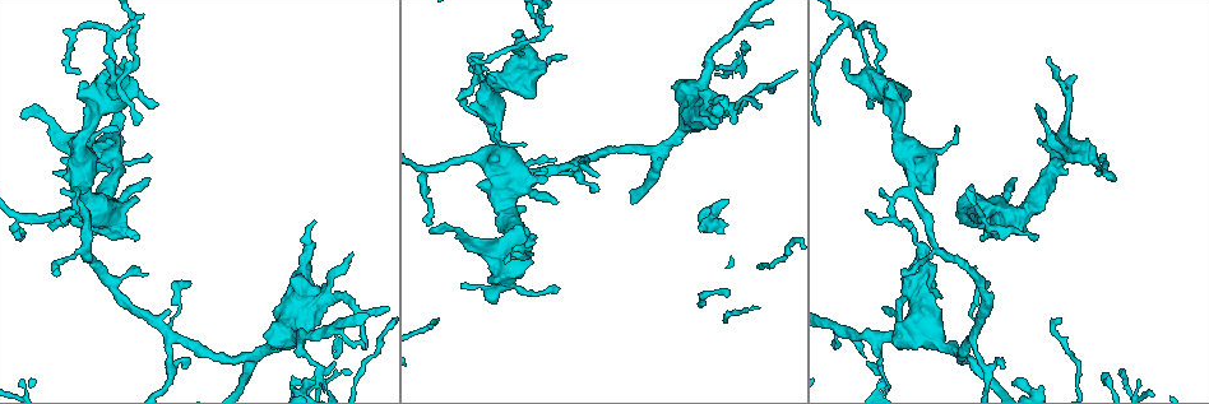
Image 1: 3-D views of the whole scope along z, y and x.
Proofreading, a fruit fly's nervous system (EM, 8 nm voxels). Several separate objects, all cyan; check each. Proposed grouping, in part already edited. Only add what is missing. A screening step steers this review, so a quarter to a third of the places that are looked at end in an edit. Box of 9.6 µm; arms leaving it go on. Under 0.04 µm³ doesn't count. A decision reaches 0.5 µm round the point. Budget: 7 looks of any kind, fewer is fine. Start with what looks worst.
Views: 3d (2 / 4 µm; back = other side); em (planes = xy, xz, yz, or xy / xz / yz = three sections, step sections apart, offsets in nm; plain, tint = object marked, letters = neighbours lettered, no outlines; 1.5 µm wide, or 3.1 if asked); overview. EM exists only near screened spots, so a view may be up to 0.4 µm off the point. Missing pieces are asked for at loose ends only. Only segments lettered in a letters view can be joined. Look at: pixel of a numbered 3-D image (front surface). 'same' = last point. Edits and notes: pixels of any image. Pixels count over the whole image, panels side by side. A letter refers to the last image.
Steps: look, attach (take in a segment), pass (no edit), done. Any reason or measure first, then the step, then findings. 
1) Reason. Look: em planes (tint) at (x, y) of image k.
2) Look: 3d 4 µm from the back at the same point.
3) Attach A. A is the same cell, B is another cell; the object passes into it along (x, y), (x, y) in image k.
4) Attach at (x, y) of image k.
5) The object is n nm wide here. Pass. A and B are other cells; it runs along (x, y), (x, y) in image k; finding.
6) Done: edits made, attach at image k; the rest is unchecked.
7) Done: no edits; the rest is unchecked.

Branch stops here. Look: em planes (letters) at (980, 238) of image 1.

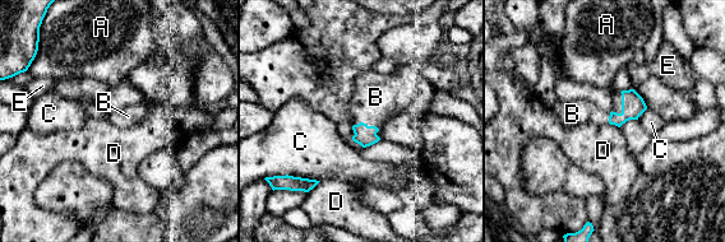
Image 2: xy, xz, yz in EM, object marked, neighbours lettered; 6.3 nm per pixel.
The longest contact is with C, 190 nm. Attach at (375, 97) of image 2. B is the same cell, A, C, D and E are other cells; the object passes into it along (365, 135), (365, 124), (375, 97) in image 2; it goes on there.

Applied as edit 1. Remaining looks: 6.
See it whole again. Look: overview.

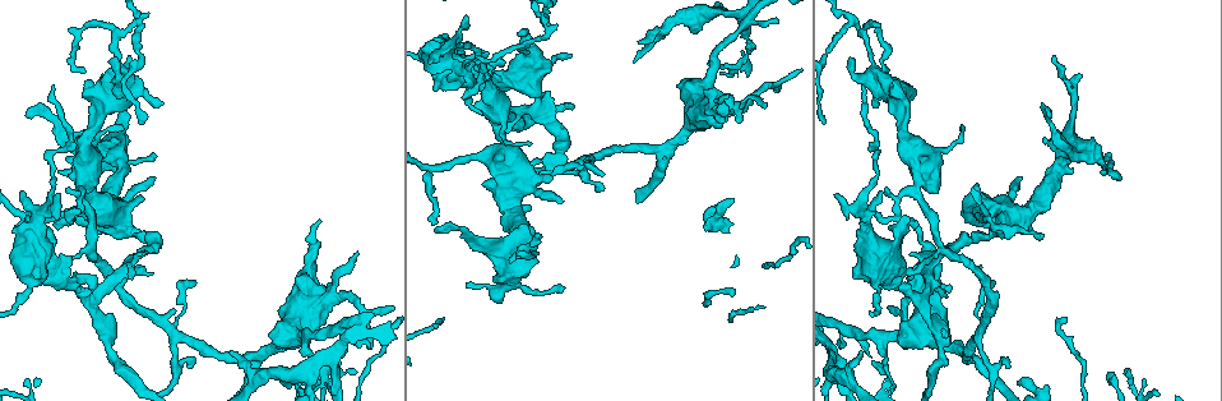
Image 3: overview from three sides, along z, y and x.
Stops while still wide. Look: em xz step 4 (tint) at (738, 122) of image 3.

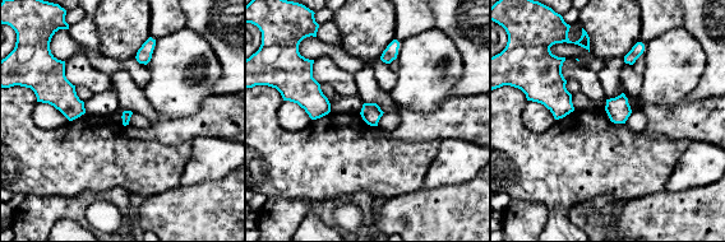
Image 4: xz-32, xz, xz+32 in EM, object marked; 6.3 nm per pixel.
See the neighbours. Look: em xz step 4 (letters) at the same point.

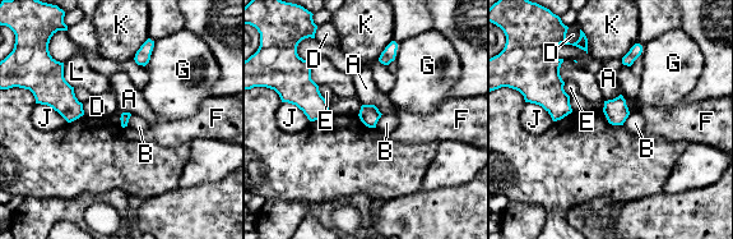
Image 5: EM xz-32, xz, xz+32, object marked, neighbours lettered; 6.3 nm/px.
Pass. A, B, D, E, F, G, J, K and L are other cells; a border runs along (604, 100), (621, 95), (630, 111) in image 5; no lettered segment goes on from it.

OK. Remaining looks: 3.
Done: edits made, attach at image 2; the rest is unchecked.

